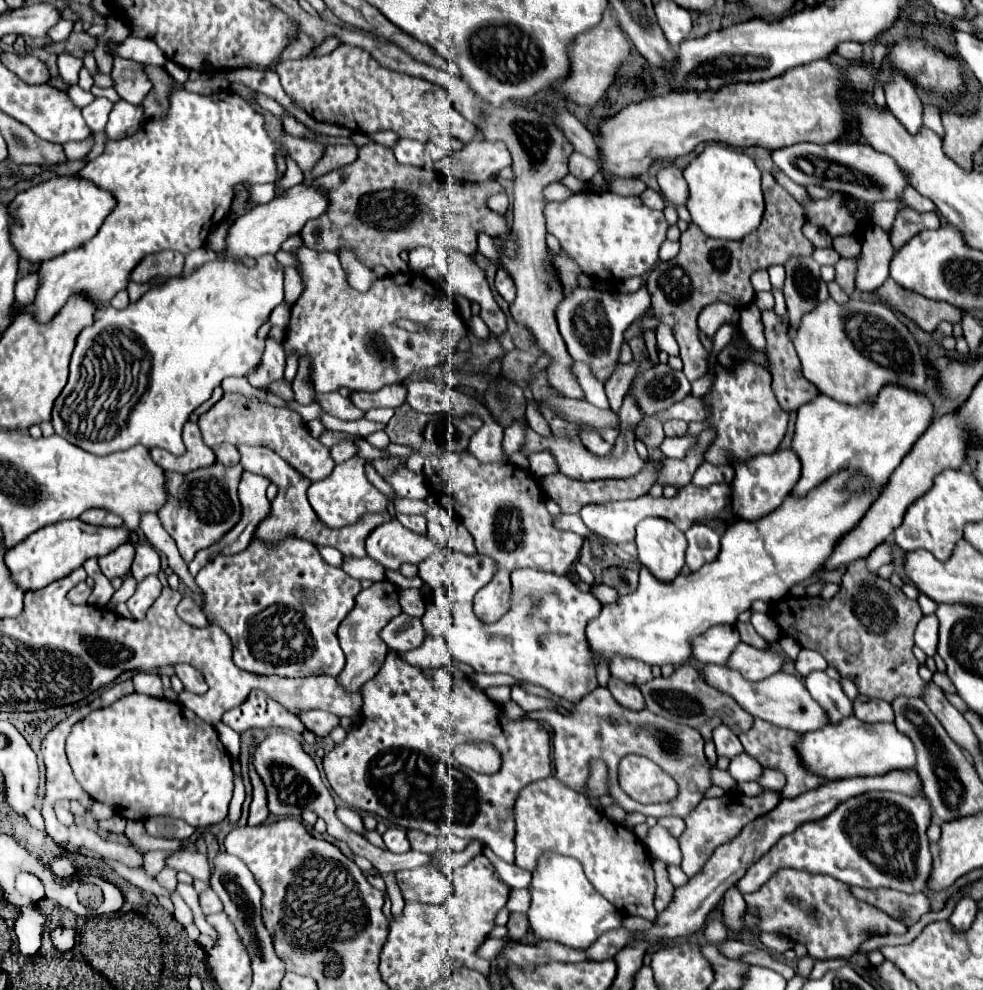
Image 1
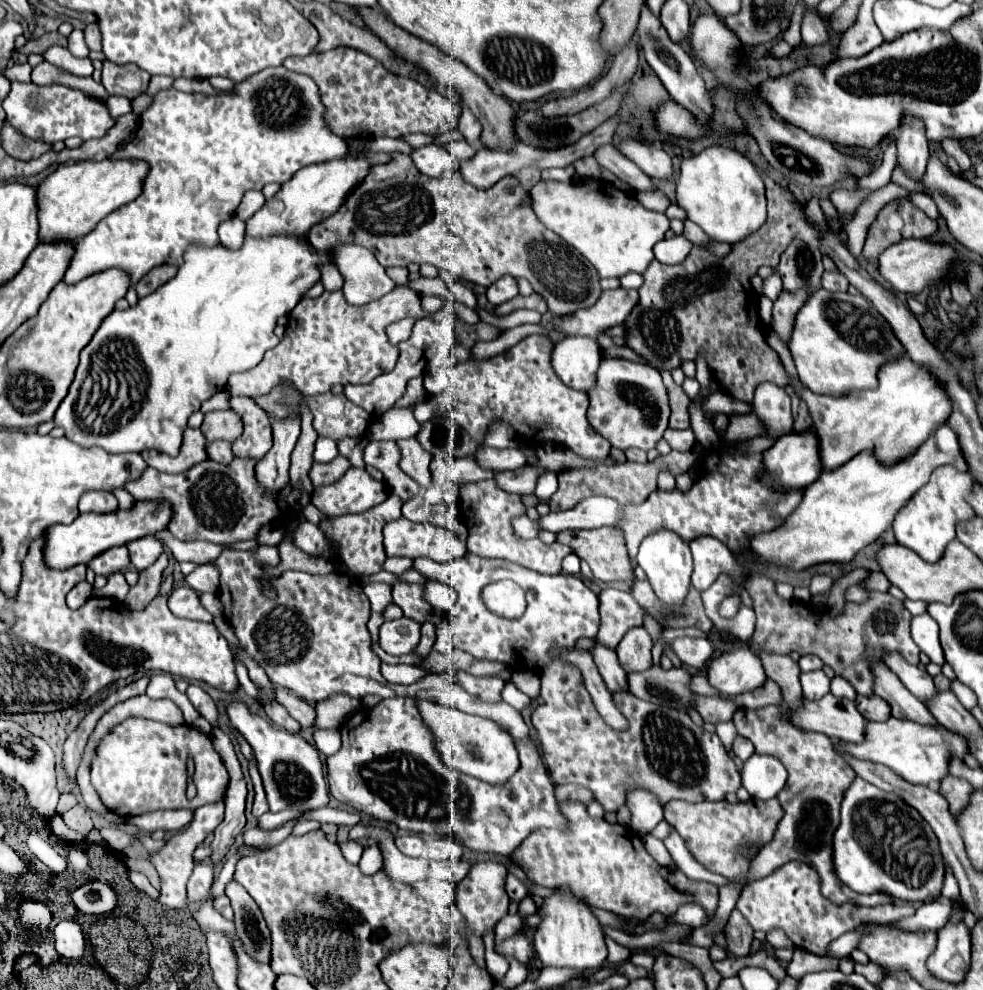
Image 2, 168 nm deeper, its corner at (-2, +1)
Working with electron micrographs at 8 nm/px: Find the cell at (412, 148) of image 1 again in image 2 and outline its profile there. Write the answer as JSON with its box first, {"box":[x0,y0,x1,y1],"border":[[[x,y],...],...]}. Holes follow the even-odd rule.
{"box":[410,144,458,178],"border":[[[430,144],[424,148],[416,148],[414,156],[410,156],[416,164],[416,168],[430,178],[442,176],[446,170],[458,170],[458,162],[442,148],[440,144]]]}

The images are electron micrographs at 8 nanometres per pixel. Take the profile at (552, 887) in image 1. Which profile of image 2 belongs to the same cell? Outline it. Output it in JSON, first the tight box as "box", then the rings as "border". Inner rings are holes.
{"box":[534,888,608,970],"border":[[[562,888],[564,894],[550,896],[544,900],[544,906],[540,908],[544,912],[544,920],[534,930],[534,948],[538,958],[544,966],[552,968],[574,968],[574,970],[598,970],[608,952],[604,944],[604,932],[600,930],[598,920],[588,910],[586,904],[582,904],[568,888]]]}

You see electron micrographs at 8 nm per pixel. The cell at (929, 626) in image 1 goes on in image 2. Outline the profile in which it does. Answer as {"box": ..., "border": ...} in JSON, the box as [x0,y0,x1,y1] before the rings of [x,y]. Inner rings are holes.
{"box":[910,614,944,666],"border":[[[920,614],[914,616],[910,622],[910,634],[912,640],[918,644],[918,648],[938,666],[944,666],[944,652],[938,640],[938,624],[934,618],[930,618],[928,614]]]}

